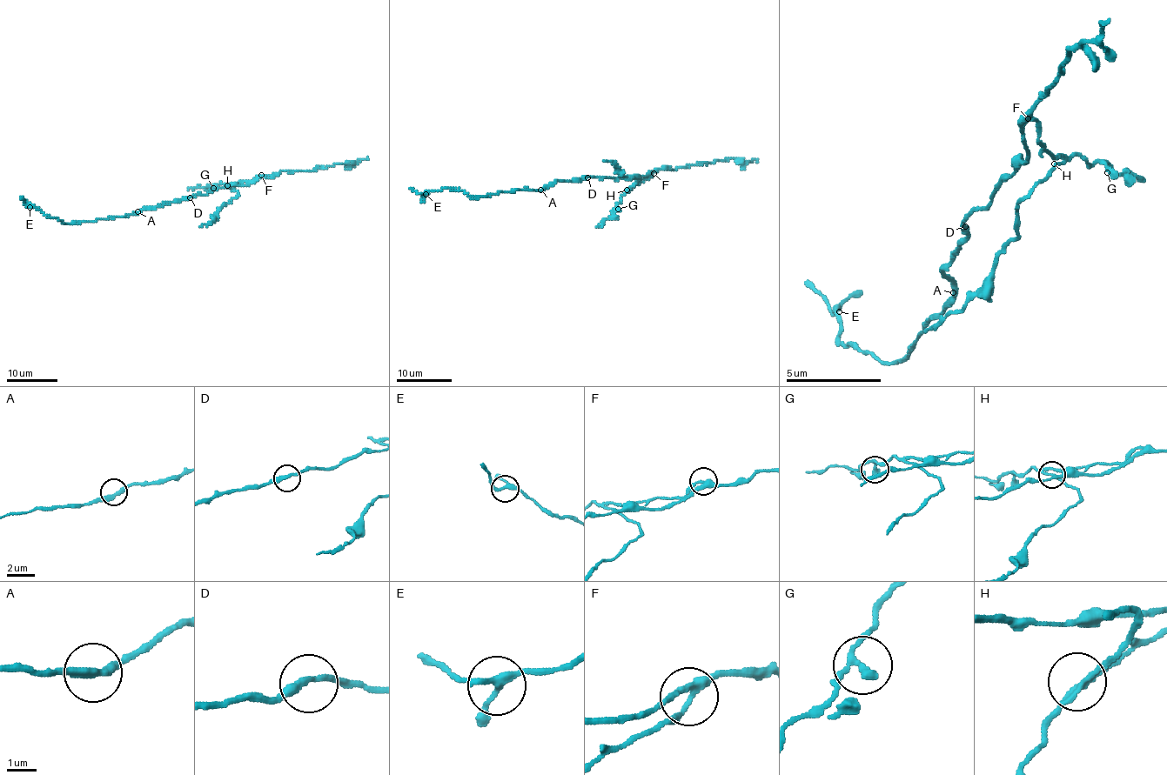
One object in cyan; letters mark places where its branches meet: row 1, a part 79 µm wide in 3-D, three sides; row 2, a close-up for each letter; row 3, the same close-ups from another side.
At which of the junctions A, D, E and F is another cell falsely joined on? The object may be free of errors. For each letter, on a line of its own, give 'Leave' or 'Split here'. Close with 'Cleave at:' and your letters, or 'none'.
A: Leave
D: Leave
E: Leave
F: Split here
Cleave at: F

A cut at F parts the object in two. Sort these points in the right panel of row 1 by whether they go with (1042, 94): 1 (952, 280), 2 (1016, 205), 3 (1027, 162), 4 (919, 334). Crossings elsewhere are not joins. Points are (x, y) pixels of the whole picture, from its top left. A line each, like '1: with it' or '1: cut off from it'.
1: with it
2: cut off from it
3: with it
4: with it

